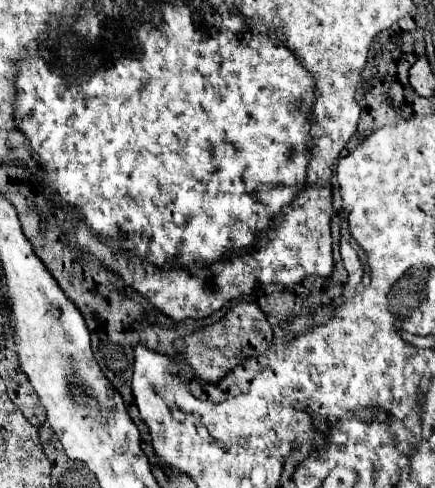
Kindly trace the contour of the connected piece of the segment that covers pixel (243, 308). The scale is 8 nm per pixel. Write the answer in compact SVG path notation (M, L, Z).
M241 301L233 305L221 321L189 333L187 349L183 351L181 357L187 361L187 365L191 367L199 383L205 383L205 385L219 383L235 365L243 361L243 357L265 353L271 347L271 339L273 339L271 325L263 315L263 311L257 307L257 303Z

